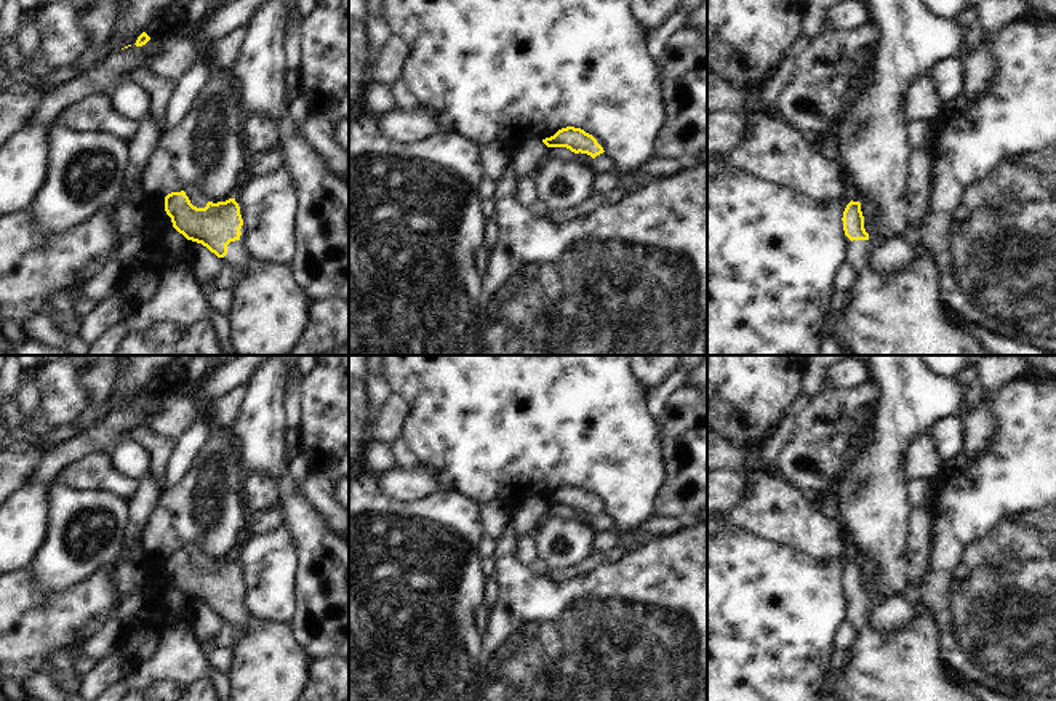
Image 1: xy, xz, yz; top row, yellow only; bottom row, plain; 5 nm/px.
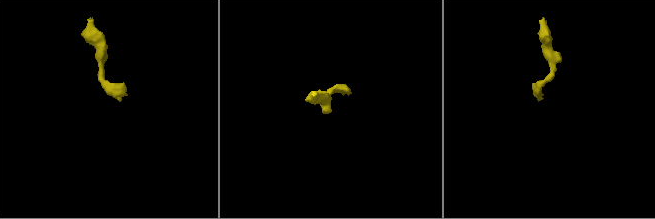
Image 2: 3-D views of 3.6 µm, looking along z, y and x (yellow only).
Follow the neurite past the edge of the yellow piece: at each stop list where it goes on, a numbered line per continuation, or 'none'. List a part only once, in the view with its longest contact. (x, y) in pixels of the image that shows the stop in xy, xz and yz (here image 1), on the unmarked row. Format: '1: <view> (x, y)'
1: xy (268, 664)

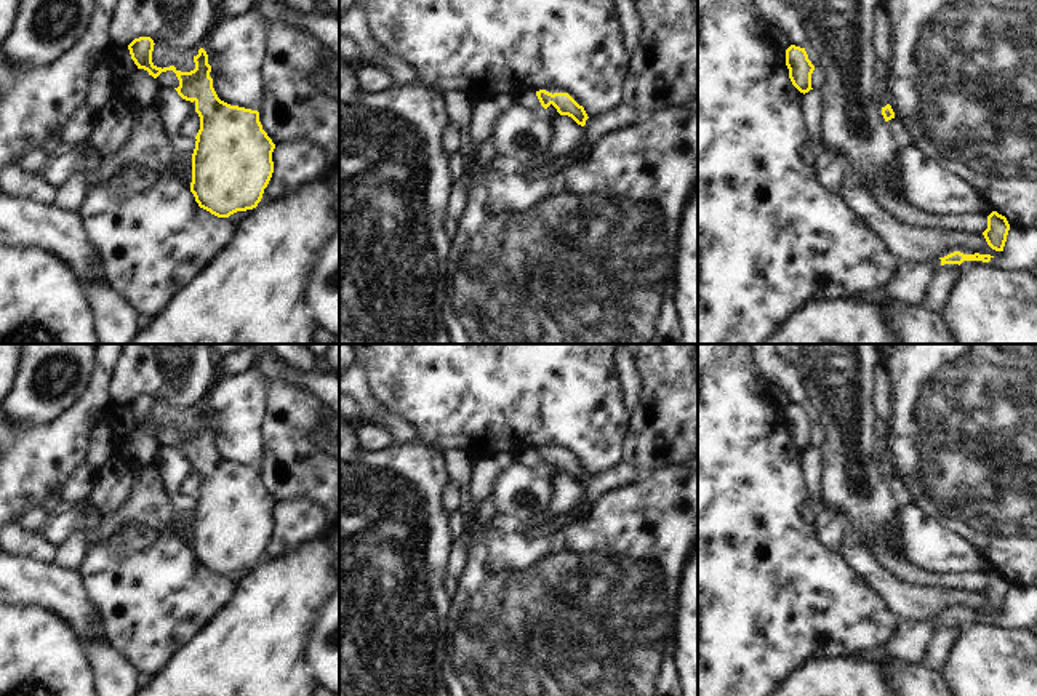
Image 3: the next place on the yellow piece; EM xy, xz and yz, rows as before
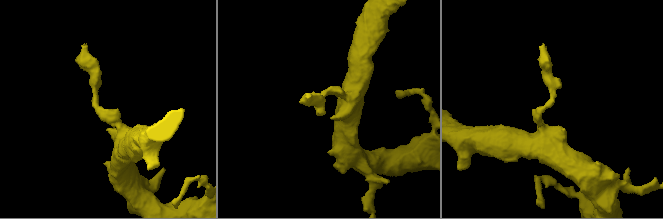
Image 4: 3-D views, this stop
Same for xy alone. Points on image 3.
none

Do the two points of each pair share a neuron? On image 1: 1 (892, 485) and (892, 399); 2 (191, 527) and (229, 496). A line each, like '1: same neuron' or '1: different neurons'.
1: same neuron
2: same neuron

